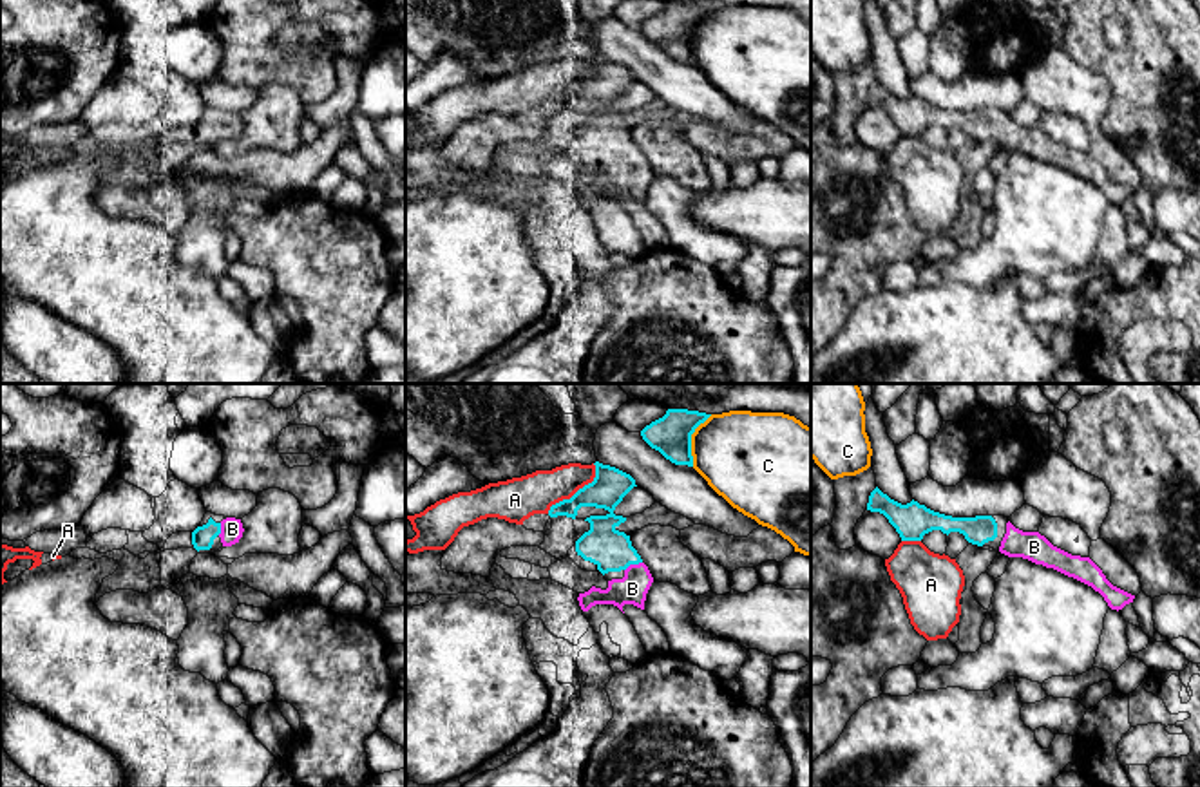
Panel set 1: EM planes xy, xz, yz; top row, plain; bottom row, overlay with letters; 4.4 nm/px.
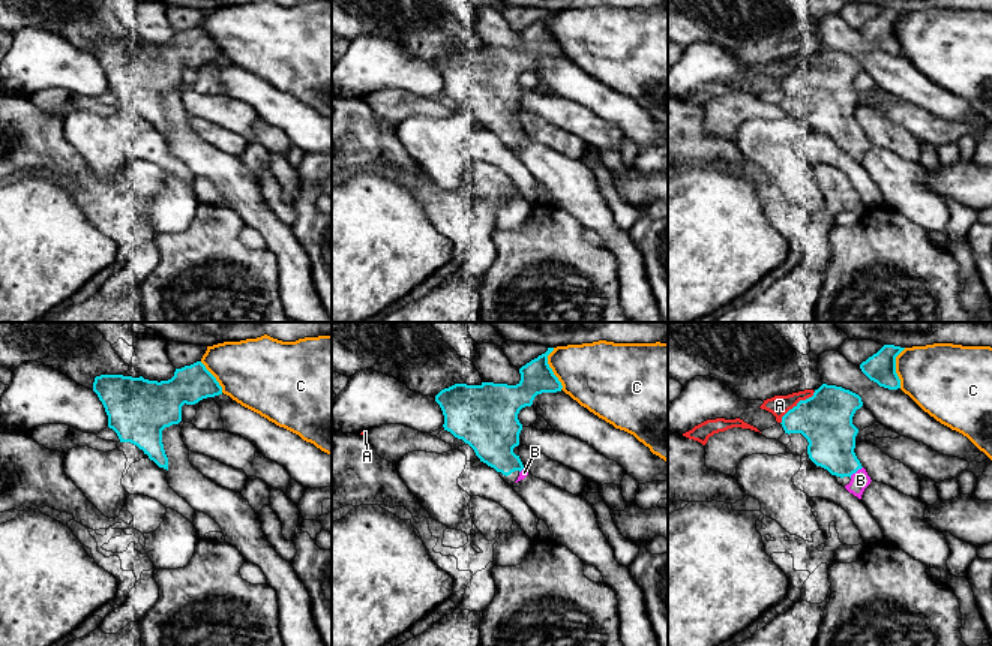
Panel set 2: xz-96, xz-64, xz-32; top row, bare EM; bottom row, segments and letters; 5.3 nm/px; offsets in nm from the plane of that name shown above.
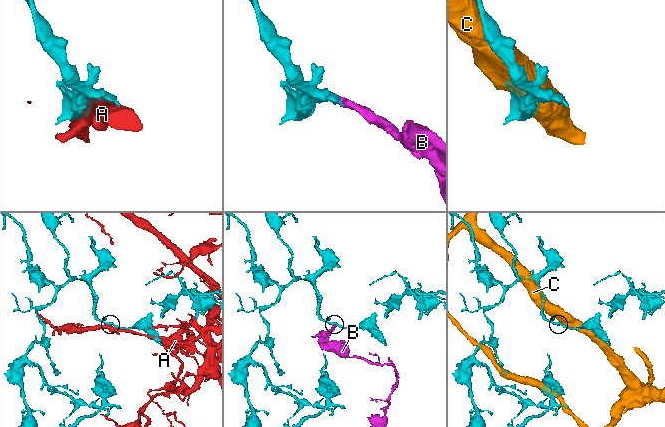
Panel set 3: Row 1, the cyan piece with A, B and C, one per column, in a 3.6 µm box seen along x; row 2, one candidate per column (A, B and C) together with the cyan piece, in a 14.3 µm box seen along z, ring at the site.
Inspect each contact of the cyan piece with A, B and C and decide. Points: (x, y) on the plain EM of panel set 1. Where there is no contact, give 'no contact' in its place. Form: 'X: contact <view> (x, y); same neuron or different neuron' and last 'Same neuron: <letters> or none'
A: contact xz (578, 85); different neuron
B: contact xz (632, 158); same neuron
C: contact xz (690, 35); different neuron
Same neuron: B

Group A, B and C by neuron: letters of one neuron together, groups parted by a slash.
A / B / C

